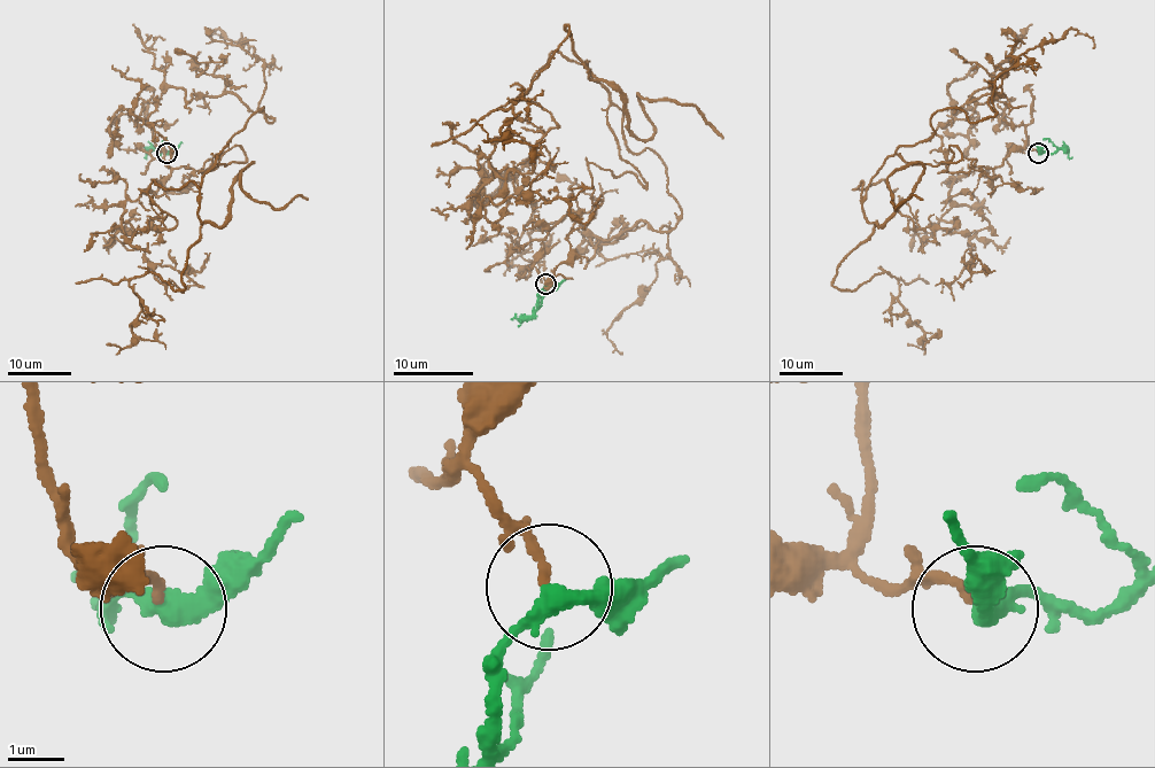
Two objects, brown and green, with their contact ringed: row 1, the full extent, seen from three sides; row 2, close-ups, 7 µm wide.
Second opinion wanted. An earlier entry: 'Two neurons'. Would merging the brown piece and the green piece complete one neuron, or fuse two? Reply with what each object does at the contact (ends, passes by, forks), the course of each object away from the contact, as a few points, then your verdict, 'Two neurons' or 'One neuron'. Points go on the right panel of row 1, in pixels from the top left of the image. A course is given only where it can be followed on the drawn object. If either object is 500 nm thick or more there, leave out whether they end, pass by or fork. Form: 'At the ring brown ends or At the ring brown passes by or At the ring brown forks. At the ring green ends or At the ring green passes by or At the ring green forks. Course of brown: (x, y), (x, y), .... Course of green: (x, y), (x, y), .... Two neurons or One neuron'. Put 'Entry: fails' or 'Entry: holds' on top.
Entry: fails
At the ring brown ends. At the ring green passes by. Course of brown: (1038, 152), (900, 158), (1004, 97), (948, 119). Course of green: (1038, 153), (1056, 153), (1066, 146), (1067, 148). One neuron

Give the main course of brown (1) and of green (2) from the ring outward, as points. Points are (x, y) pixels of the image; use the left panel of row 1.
1: (165, 152), (242, 163), (215, 158), (274, 119), (178, 86), (117, 119)
2: (167, 153), (141, 146), (138, 148)

